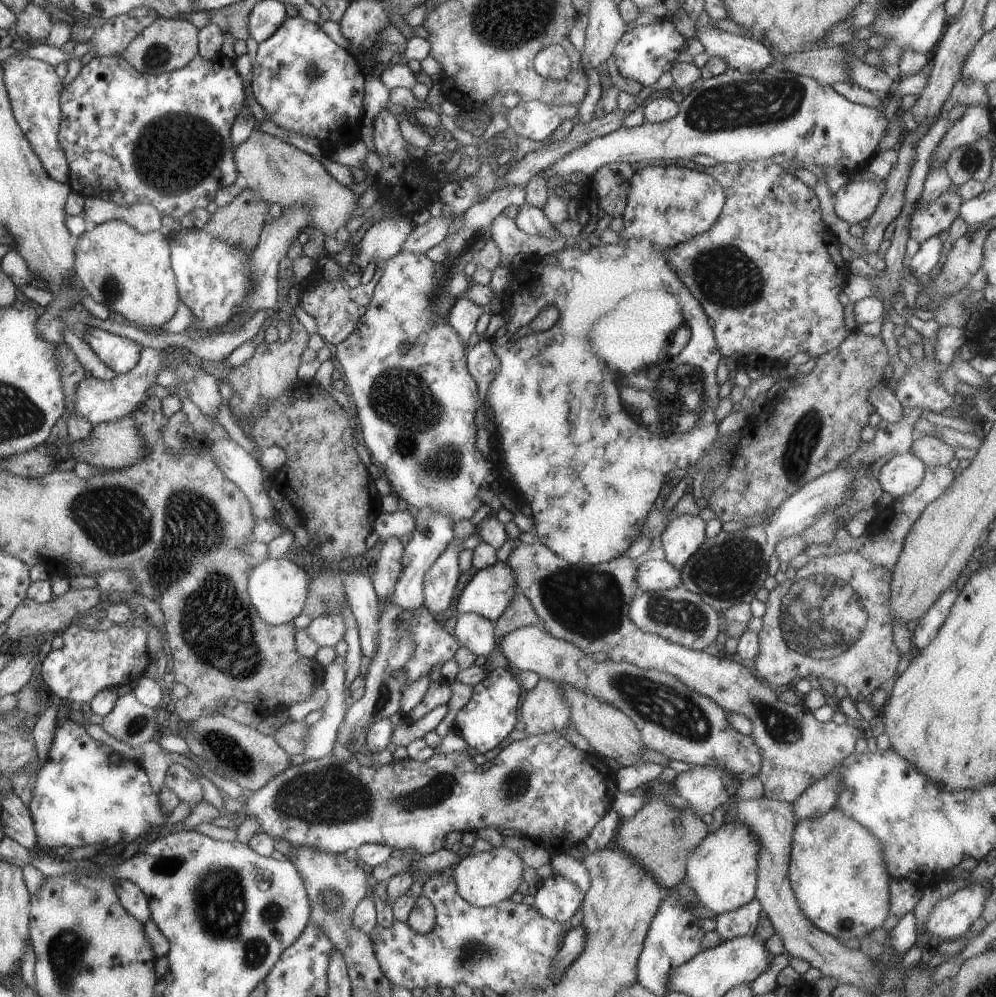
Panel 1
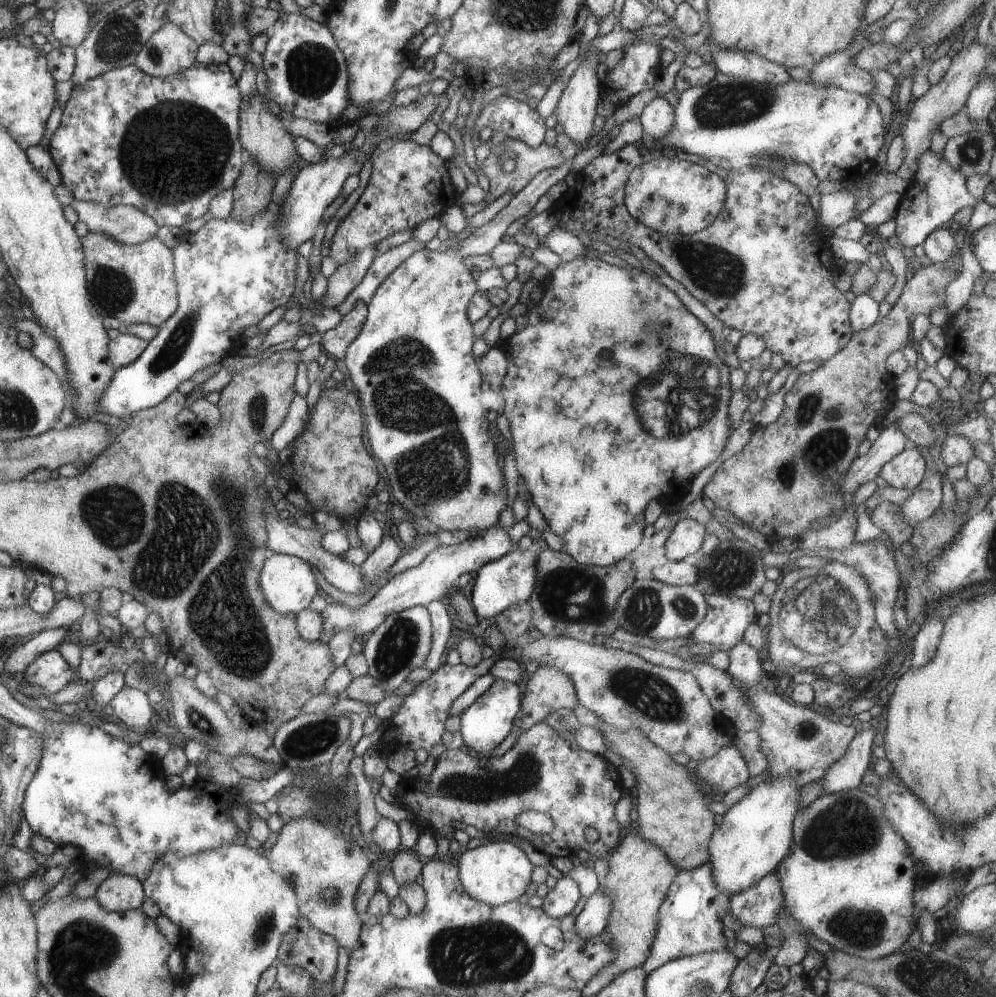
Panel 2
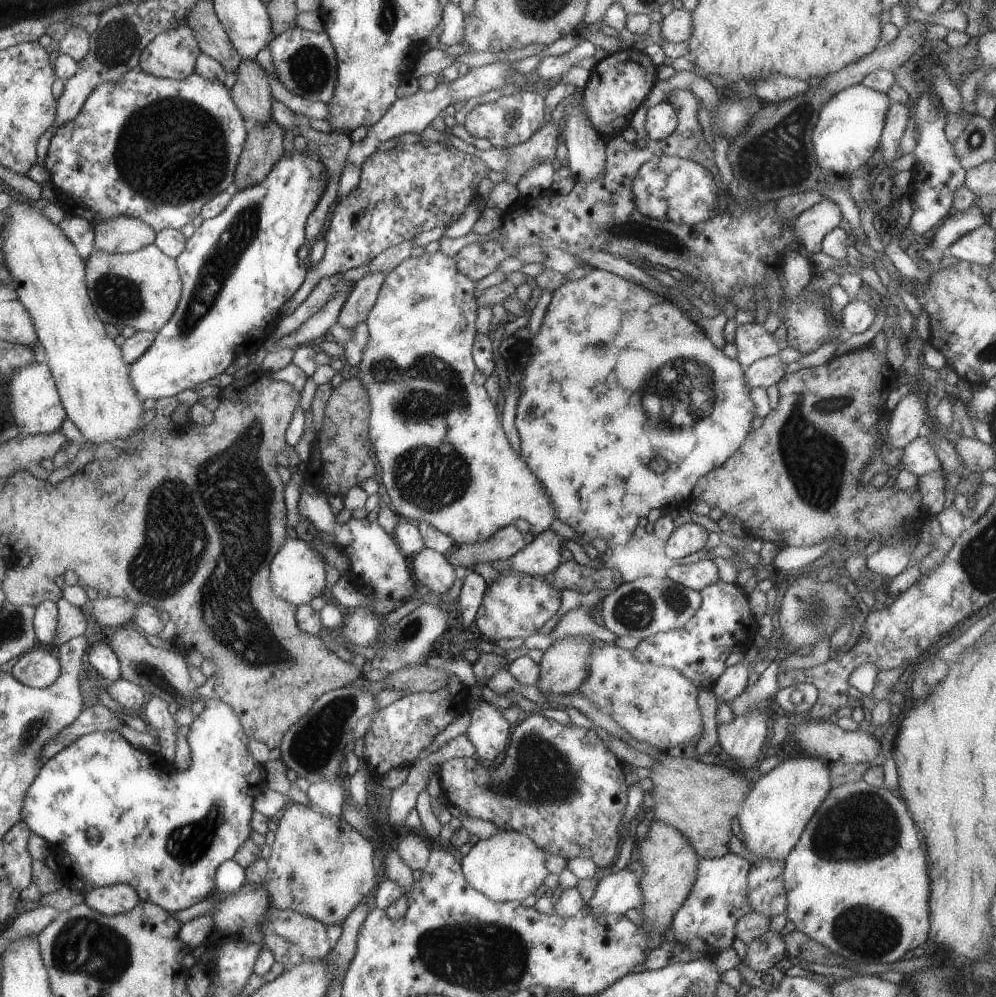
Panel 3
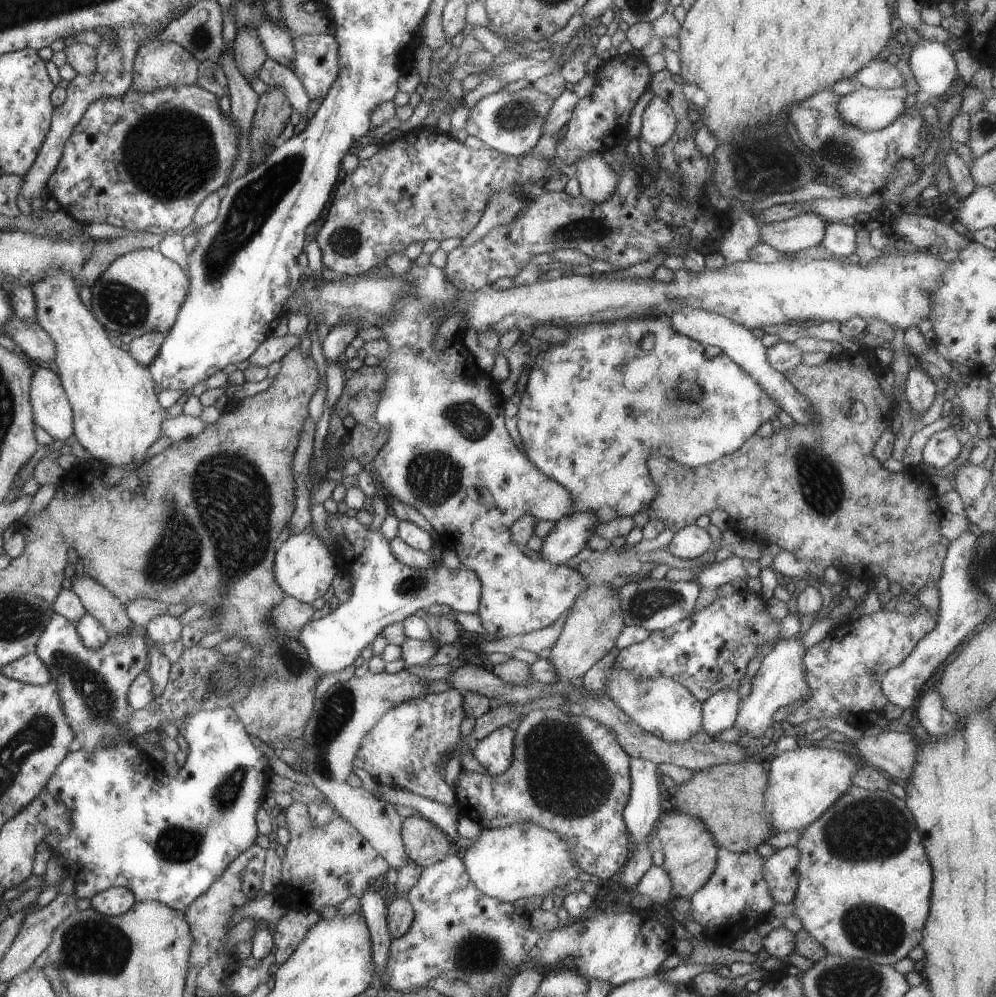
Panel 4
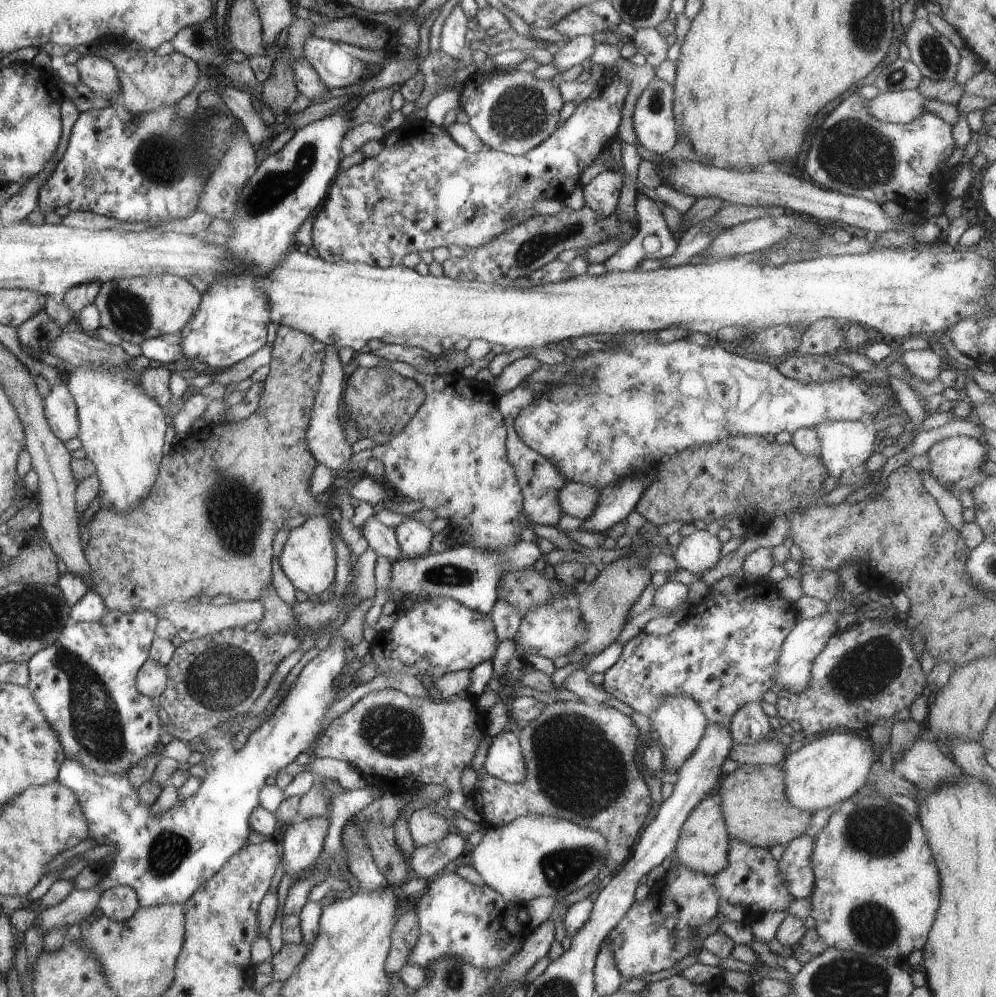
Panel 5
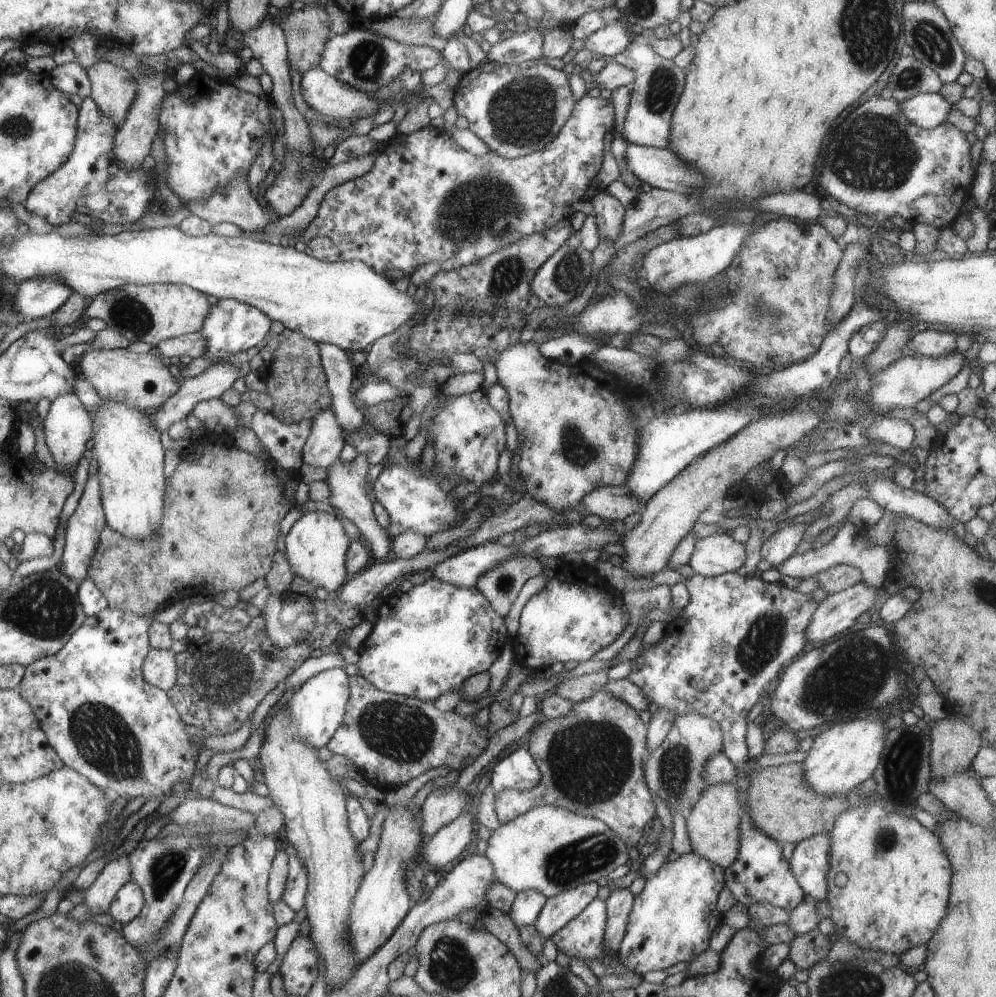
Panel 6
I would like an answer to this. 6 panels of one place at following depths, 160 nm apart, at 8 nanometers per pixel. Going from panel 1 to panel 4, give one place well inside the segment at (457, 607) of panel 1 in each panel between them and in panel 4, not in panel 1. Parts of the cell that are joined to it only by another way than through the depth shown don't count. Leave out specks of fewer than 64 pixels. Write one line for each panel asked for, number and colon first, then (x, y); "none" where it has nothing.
2: (509, 580)
3: (542, 556)
4: (572, 533)

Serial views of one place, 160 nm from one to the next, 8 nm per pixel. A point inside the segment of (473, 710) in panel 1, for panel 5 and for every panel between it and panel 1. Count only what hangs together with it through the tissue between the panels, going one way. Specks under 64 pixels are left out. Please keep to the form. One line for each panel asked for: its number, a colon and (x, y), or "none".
2: (485, 725)
3: (489, 731)
4: (495, 752)
5: (504, 760)

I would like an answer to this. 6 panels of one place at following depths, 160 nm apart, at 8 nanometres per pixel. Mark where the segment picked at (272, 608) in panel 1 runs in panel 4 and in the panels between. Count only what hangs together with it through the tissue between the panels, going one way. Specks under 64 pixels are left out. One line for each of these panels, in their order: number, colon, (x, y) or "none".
2: (289, 584)
3: (297, 573)
4: (305, 569)

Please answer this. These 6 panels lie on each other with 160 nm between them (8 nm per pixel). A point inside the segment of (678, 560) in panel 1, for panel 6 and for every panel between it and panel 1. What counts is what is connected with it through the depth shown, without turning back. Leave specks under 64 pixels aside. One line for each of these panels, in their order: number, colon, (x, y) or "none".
2: (685, 540)
3: (688, 538)
4: (692, 541)
5: (699, 552)
6: (718, 554)

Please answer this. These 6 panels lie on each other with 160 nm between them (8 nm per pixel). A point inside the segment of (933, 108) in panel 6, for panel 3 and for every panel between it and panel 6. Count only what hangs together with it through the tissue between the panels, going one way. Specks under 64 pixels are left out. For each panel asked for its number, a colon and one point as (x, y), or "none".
3: (847, 134)
4: (868, 109)
5: (904, 106)

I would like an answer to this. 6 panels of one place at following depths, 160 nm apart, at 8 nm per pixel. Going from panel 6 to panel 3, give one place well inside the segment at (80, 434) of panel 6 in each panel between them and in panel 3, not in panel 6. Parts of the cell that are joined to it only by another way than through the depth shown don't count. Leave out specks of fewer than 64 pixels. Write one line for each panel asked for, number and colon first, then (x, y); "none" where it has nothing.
3: (37, 408)
4: (49, 401)
5: (60, 409)

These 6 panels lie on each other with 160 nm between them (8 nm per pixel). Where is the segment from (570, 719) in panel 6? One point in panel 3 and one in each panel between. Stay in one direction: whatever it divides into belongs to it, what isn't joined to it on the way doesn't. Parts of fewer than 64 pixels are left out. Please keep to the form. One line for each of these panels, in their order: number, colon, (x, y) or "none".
3: (559, 784)
4: (569, 773)
5: (581, 766)

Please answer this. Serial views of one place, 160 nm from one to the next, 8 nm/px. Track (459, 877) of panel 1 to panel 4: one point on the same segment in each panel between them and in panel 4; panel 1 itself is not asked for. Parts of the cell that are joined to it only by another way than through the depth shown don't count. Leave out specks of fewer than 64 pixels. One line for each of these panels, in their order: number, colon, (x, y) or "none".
2: (496, 873)
3: (509, 866)
4: (524, 859)

